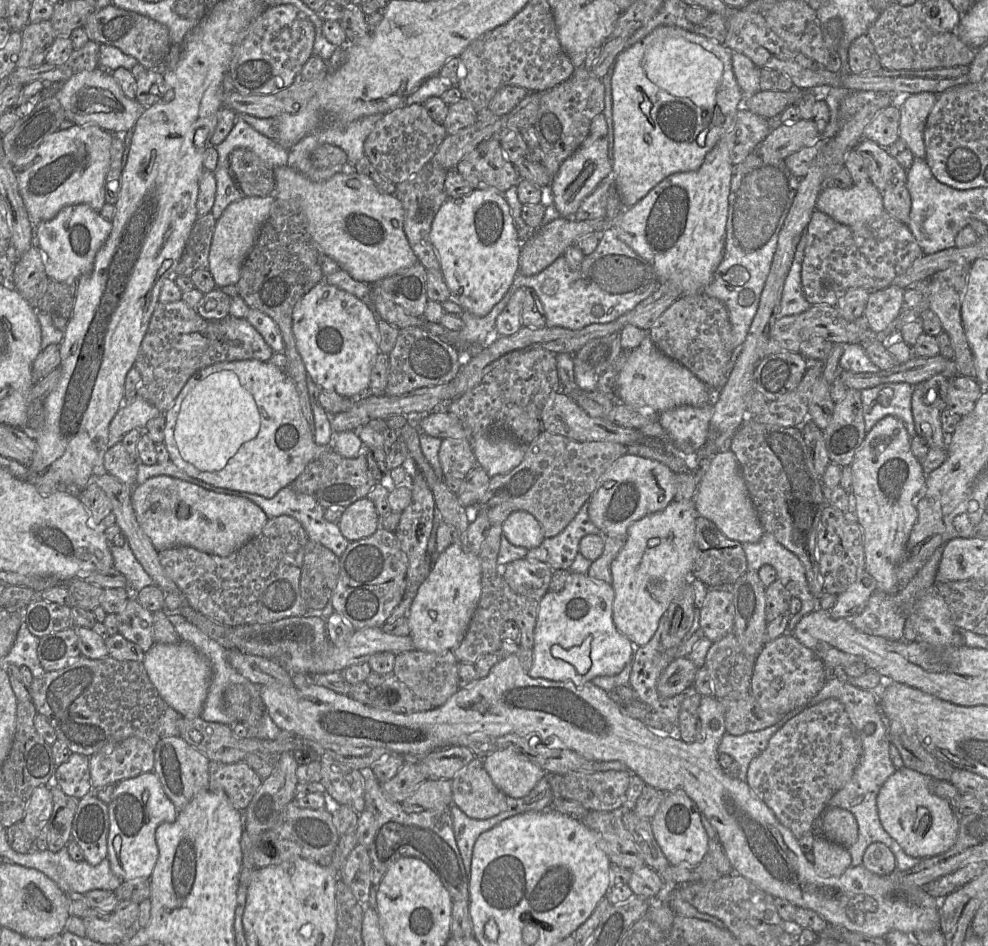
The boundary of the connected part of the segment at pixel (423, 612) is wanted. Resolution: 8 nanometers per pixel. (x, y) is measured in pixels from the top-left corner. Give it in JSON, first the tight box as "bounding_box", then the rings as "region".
{"bounding_box":[408,544,481,654],"region":[[[452,544],[437,556],[408,614],[415,650],[441,654],[460,645],[480,600],[481,572],[479,556],[465,552],[461,545]]]}

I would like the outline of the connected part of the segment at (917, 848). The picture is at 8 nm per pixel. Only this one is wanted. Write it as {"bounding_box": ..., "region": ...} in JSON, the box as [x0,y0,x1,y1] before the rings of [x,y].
{"bounding_box":[877,767,960,858],"region":[[[907,767],[897,769],[883,784],[877,796],[879,819],[884,830],[914,858],[945,853],[955,844],[960,816],[943,799],[929,790],[931,777]]]}

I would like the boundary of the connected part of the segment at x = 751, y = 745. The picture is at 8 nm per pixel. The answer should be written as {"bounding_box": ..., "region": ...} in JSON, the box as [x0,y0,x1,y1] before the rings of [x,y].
{"bounding_box":[719,710,800,780],"region":[[[795,710],[784,715],[777,724],[763,730],[748,732],[739,736],[727,732],[724,734],[719,744],[719,752],[730,755],[740,765],[741,774],[737,776],[738,779],[746,780],[746,771],[748,771],[751,761],[767,748],[770,738],[800,711]]]}

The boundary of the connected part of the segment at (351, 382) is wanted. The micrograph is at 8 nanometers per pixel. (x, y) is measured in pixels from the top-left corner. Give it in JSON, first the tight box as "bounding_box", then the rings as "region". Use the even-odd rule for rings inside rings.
{"bounding_box":[292,278,380,398],"region":[[[325,278],[306,293],[293,309],[292,333],[305,369],[313,382],[322,389],[334,391],[347,398],[368,392],[371,371],[380,352],[378,319],[364,302],[344,290],[325,283]]]}

